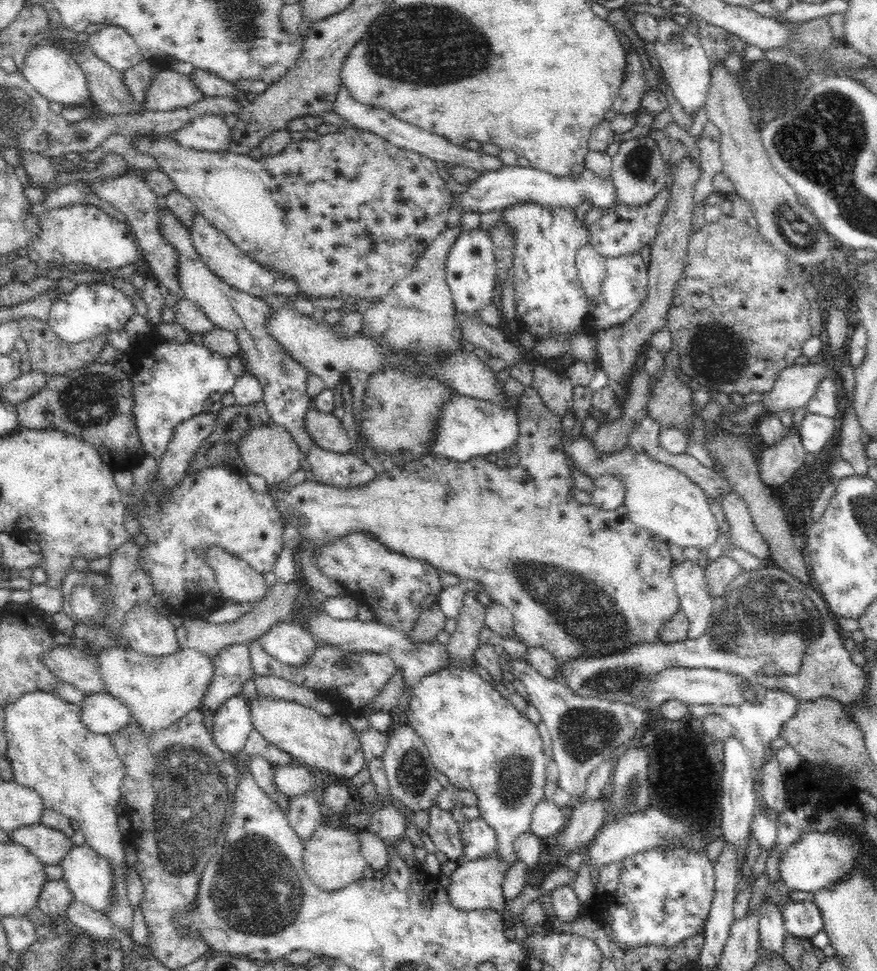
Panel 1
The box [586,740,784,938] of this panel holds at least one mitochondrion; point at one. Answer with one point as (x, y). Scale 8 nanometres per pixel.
(632, 786)

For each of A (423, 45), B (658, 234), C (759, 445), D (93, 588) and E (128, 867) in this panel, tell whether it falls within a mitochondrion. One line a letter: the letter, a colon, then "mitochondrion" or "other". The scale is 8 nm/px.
A: mitochondrion
B: other
C: other
D: mitochondrion
E: other

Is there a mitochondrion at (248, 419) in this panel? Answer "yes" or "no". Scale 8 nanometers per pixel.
no

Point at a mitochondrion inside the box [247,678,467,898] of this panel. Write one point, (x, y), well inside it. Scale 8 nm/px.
(412, 770)

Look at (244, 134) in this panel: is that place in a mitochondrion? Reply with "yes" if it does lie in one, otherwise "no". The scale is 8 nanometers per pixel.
no

